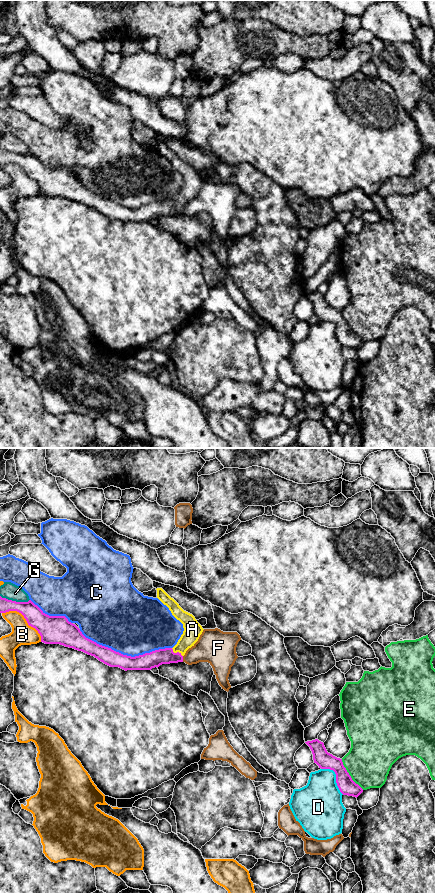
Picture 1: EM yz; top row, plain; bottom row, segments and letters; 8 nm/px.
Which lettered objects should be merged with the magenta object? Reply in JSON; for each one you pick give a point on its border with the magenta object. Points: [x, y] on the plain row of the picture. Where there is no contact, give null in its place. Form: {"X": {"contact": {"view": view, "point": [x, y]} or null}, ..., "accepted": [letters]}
{"A": {"contact": {"view": "yz", "point": [177, 204]}}, "accepted": ["A"]}

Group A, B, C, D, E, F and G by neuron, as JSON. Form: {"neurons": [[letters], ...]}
{"neurons": [["A"], ["B"], ["C"], ["D"], ["E"], ["F"], ["G"]]}

